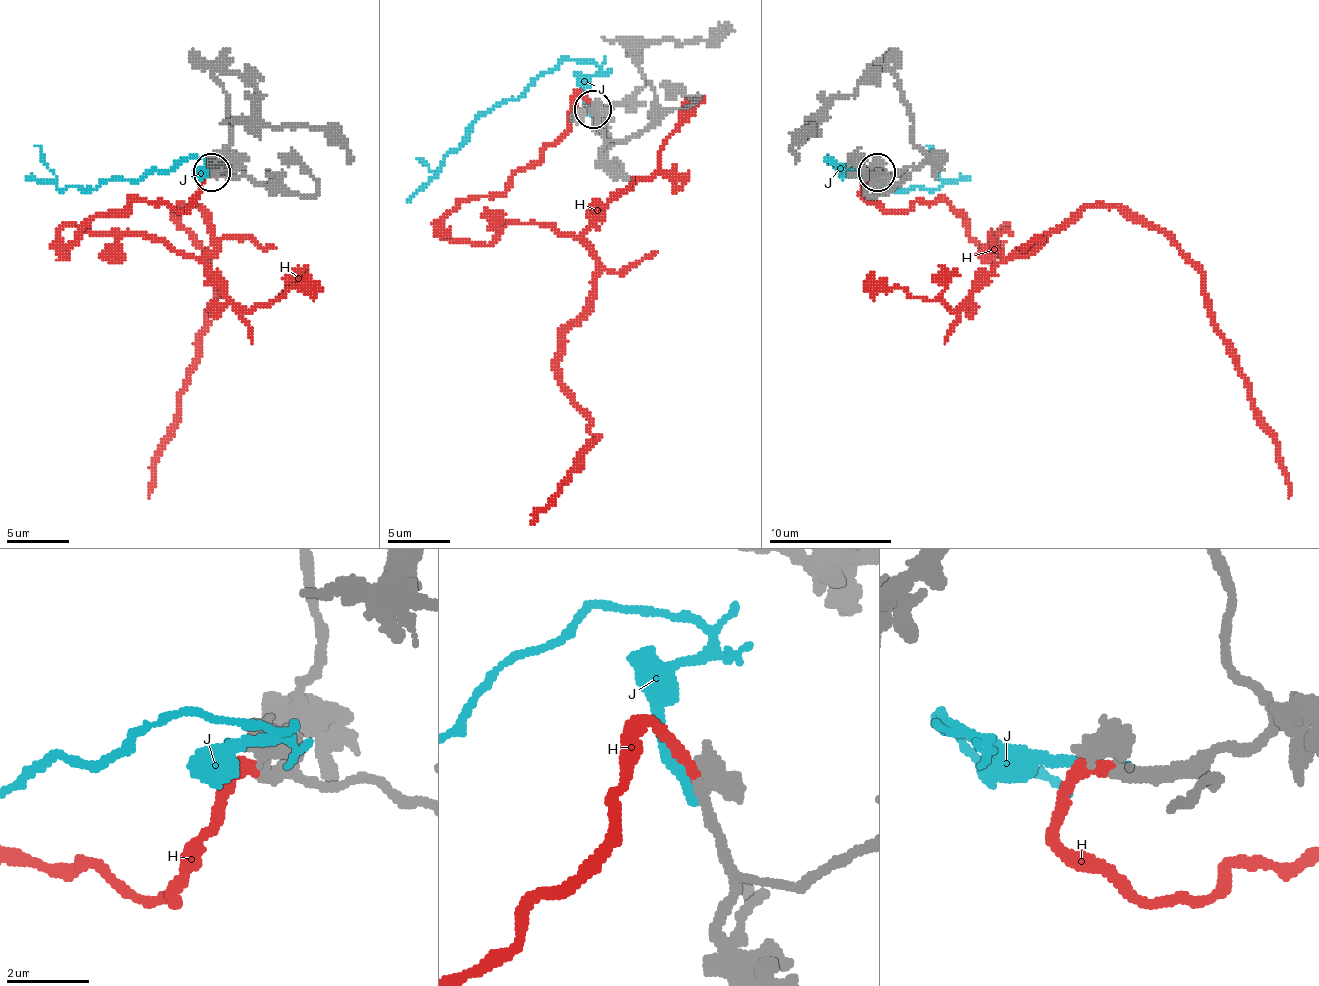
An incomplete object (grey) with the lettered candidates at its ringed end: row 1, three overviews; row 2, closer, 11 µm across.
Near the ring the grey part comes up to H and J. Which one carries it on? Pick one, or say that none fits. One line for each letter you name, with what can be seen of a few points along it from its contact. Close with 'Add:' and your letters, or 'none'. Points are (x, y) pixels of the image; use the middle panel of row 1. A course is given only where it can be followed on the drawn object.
H: course (593, 109), (440, 229), (548, 223), (596, 266), (558, 363), (596, 436), (531, 521)
Add: H

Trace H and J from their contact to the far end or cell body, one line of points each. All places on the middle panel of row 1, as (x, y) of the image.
H: (593, 109), (440, 229), (548, 223), (596, 266), (558, 363), (596, 436), (531, 521)
J: (596, 115), (583, 84), (599, 69), (593, 62), (561, 59), (515, 99), (484, 112), (437, 174), (416, 158)

